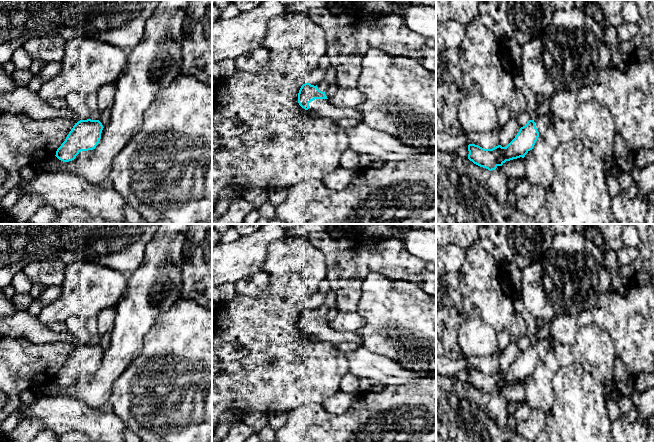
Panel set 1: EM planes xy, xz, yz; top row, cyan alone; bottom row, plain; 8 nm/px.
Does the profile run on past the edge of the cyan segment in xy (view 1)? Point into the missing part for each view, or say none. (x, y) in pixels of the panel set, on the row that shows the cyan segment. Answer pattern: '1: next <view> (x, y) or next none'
1: next none

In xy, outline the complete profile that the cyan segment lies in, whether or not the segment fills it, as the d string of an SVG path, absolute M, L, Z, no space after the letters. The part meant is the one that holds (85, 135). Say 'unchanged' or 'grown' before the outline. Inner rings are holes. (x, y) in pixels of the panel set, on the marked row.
unchanged; M80 120L71 129L65 141L56 151L56 157L69 162L81 151L93 150L101 139L103 125L99 120Z

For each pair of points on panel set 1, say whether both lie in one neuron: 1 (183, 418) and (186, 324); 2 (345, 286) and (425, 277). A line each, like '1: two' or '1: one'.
1: one
2: one

